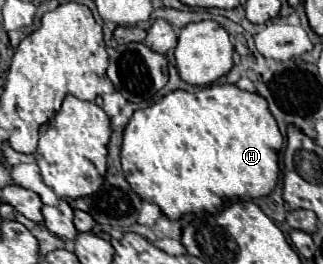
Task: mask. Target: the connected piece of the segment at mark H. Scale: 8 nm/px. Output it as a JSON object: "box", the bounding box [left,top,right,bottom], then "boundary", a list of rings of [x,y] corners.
{"box":[121,84,283,220],"boundary":[[[213,84],[213,86],[201,88],[199,92],[185,92],[185,90],[169,92],[167,96],[163,96],[153,106],[137,110],[133,114],[133,118],[129,120],[129,124],[125,126],[125,130],[123,130],[121,168],[123,168],[123,174],[125,174],[127,182],[129,182],[129,186],[141,196],[141,200],[157,204],[167,218],[179,220],[183,214],[189,214],[189,212],[205,210],[207,213],[217,213],[223,209],[226,200],[233,200],[233,198],[235,198],[235,202],[245,202],[261,198],[261,196],[267,196],[275,188],[275,184],[277,184],[277,176],[279,176],[279,166],[277,166],[279,154],[277,152],[281,150],[281,146],[283,146],[283,138],[281,138],[281,132],[277,128],[275,118],[271,116],[269,108],[267,108],[267,100],[265,98],[261,98],[259,94],[251,94],[251,92],[239,90],[235,84]]]}

